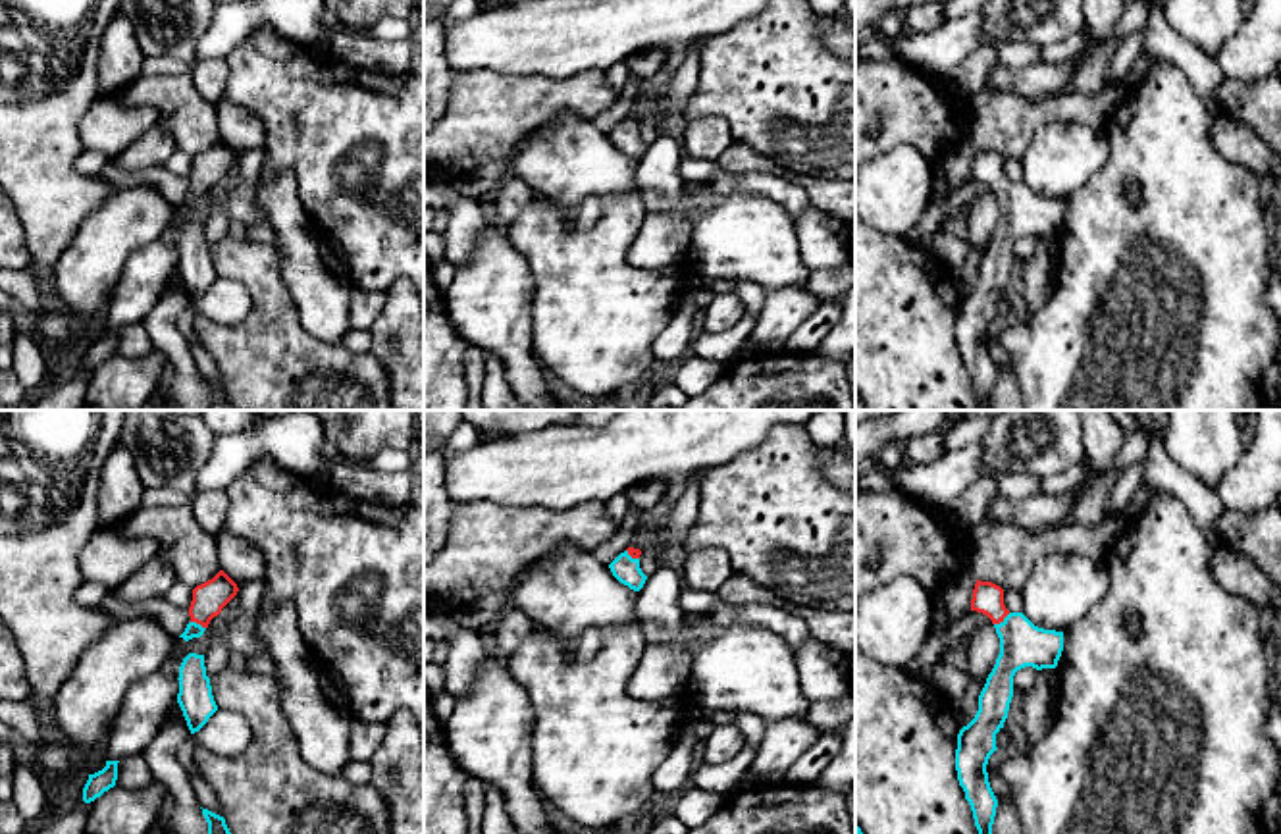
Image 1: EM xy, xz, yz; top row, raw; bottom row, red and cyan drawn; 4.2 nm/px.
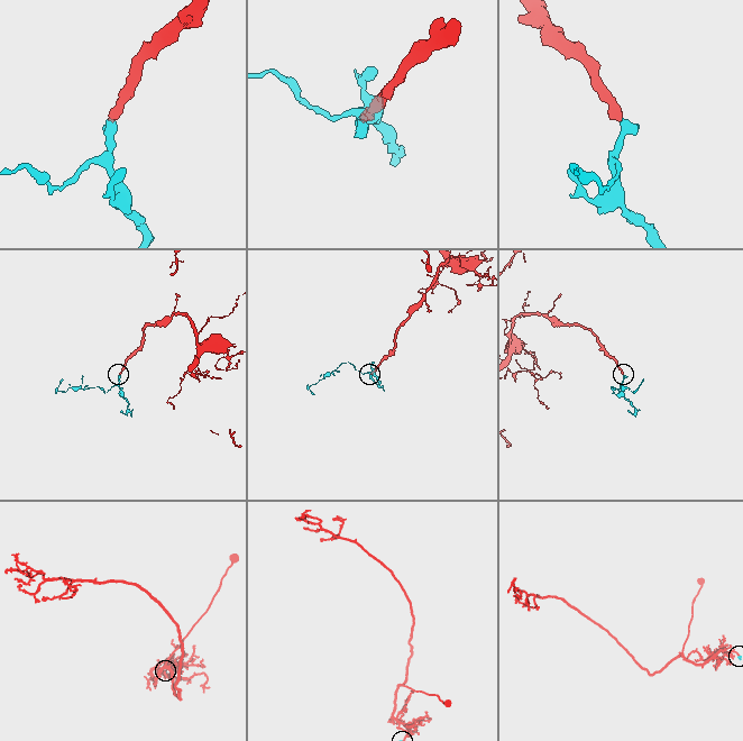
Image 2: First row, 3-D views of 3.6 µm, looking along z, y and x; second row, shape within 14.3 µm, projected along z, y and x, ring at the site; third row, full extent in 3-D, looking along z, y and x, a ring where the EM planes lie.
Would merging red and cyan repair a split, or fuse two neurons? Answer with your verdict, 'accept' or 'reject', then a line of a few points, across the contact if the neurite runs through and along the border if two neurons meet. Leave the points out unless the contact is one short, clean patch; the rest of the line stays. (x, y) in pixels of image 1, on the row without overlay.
accept; line yz (987, 166), (1002, 187), (1021, 212)

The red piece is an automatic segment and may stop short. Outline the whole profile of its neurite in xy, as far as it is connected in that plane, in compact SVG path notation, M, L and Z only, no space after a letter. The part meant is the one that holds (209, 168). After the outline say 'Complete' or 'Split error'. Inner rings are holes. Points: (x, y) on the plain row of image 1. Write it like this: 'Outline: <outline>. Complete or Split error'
Outline: M220 139L212 148L196 154L189 175L191 191L179 206L185 210L200 206L210 189L222 181L237 160L237 152L223 139Z. Split error

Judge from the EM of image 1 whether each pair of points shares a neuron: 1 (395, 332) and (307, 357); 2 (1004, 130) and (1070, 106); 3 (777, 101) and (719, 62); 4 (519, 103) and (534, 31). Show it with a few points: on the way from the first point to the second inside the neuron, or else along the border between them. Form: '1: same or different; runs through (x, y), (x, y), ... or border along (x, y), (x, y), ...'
1: different; border along (368, 351), (382, 364), (390, 390)
2: same; runs through (1019, 118), (1054, 110)
3: same; runs through (763, 91), (756, 91), (732, 70)
4: different; border along (480, 70), (542, 74), (555, 79), (569, 78)

